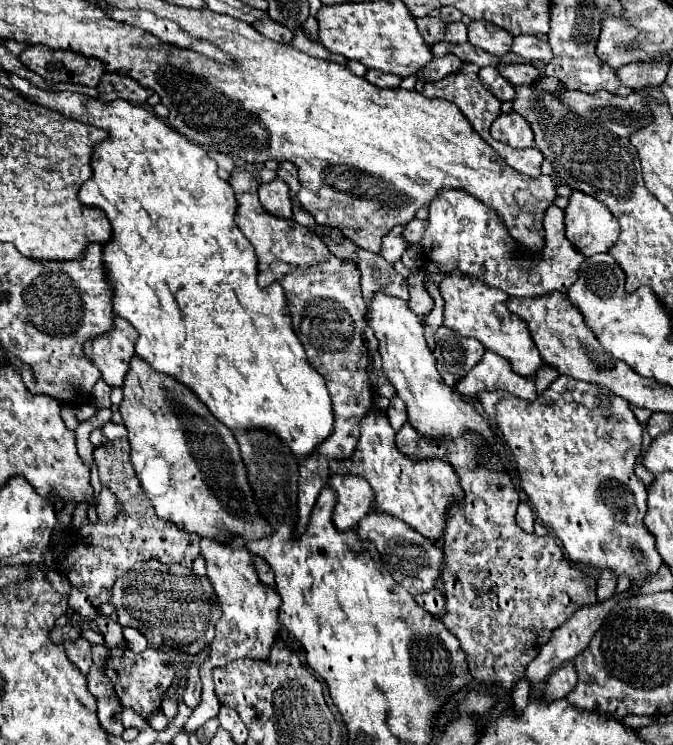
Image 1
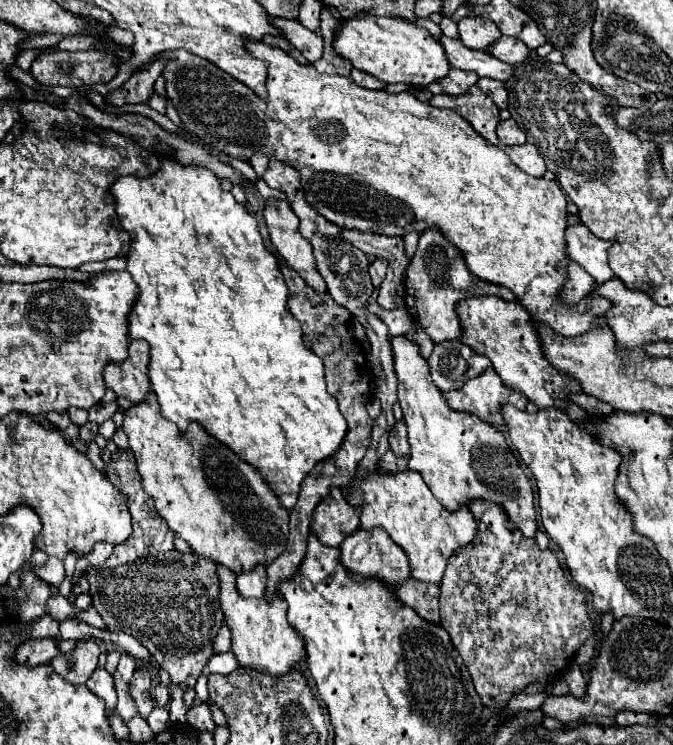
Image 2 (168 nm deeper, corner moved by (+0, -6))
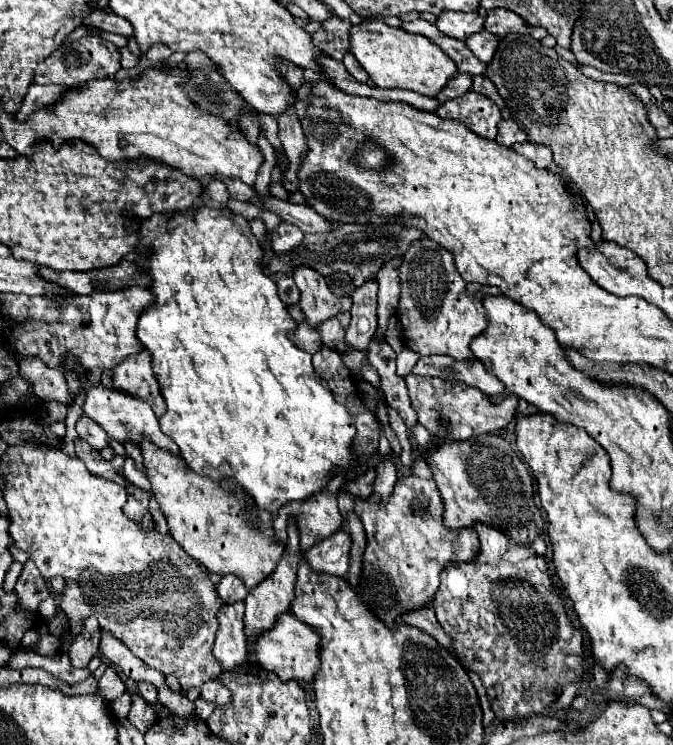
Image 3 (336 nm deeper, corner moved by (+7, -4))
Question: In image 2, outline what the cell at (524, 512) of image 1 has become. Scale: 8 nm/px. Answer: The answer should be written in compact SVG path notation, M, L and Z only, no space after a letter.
M398 335L390 337L390 345L398 379L398 401L408 425L408 467L424 477L426 485L432 489L434 497L444 503L444 507L458 509L462 503L466 505L474 499L498 501L508 513L510 521L516 523L526 537L534 537L538 523L532 485L524 475L518 457L508 447L504 433L494 425L484 423L476 415L452 411L448 407L444 393L430 379L428 363L420 355L420 347L414 341Z

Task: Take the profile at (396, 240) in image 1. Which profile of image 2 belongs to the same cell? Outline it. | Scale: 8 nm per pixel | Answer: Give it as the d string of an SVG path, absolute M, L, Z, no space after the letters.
M374 259L372 263L370 263L370 277L372 277L372 283L374 283L374 287L378 289L380 287L380 283L382 283L382 279L384 279L384 275L386 275L386 269L388 269L388 261L386 259Z

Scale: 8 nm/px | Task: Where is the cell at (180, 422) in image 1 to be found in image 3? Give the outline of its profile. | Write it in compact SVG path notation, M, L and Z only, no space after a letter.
M145 443L141 453L147 479L165 513L171 537L189 557L209 573L237 575L245 583L247 593L275 571L285 547L273 539L273 517L267 511L255 509L253 503L249 503L249 495L245 495L237 483L229 483L229 479L225 479L225 483L213 483L205 479L205 475L197 475L185 467L183 459L151 443Z

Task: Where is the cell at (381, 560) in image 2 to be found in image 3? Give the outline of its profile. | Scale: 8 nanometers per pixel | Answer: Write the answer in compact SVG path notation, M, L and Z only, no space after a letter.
M339 529L331 537L321 539L313 547L309 547L303 553L303 559L315 573L343 577L349 569L349 549L351 549L351 537L343 529Z

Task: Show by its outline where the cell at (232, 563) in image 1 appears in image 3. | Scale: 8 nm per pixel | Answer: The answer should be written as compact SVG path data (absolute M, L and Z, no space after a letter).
M285 613L279 621L277 621L277 627L273 627L273 631L265 631L265 635L261 639L257 639L257 661L273 671L275 675L279 675L279 679L283 681L313 681L321 667L321 661L319 661L319 633L313 631L307 623L299 621L295 615L291 613Z

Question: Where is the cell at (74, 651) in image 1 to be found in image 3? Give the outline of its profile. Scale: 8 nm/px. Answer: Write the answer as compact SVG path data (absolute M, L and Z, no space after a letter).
M89 617L85 621L85 633L75 637L71 647L69 647L69 657L73 667L87 667L87 663L99 653L99 639L101 639L101 629L95 617Z

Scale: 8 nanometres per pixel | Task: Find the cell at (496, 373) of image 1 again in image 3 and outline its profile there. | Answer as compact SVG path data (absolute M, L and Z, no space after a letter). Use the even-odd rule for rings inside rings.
M415 373L407 375L405 381L409 387L409 397L411 397L413 409L417 413L417 421L431 435L465 441L465 439L471 439L477 435L497 433L497 431L505 429L515 417L515 407L517 407L515 397L507 397L499 405L493 405L485 395L481 395L481 391L477 391L475 387L469 387L465 383L451 383L451 381L445 381L439 377L415 375ZM443 419L447 419L447 425L441 425Z

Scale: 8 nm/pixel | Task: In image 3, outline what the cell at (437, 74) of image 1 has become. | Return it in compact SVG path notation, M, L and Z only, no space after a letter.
M457 73L457 75L449 81L449 87L445 87L445 91L441 91L441 95L437 95L437 99L439 99L439 103L445 103L445 101L451 101L451 99L455 99L455 97L465 95L469 89L471 89L471 75L467 75L467 73Z

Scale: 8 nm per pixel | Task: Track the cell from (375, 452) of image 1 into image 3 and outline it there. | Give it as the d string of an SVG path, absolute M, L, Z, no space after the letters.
M415 475L401 477L389 503L373 505L357 499L355 513L367 533L361 579L355 591L369 611L387 627L395 627L405 613L433 601L439 589L439 575L447 565L469 563L479 553L475 531L461 531L461 535L445 531L443 501L433 479L419 479Z

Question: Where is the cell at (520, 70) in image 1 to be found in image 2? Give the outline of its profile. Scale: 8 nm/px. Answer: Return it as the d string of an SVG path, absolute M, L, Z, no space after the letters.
M442 37L440 43L442 43L452 67L458 67L464 71L474 71L480 77L492 77L498 81L508 81L514 75L514 65L504 63L504 61L492 57L490 53L466 49L458 39Z

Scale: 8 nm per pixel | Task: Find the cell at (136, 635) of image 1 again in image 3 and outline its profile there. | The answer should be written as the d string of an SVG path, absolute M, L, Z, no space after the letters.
M107 667L107 671L105 671L103 677L99 679L99 691L101 691L101 695L103 695L107 701L113 701L113 699L117 699L119 695L123 695L125 685L123 685L121 677L117 675L115 667Z

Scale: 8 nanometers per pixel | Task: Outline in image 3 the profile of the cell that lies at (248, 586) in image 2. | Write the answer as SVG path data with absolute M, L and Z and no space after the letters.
M225 575L225 579L221 579L215 589L223 603L245 601L245 597L247 597L247 591L245 591L241 579L233 579L233 575Z

